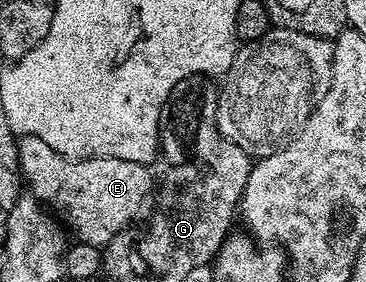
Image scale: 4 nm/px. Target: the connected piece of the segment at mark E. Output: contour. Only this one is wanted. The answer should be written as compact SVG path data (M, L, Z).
M33 135L19 140L18 154L20 174L32 198L55 212L79 242L101 249L107 248L111 244L108 242L139 213L144 198L147 195L149 198L154 187L153 172L143 163L121 159L68 159Z

